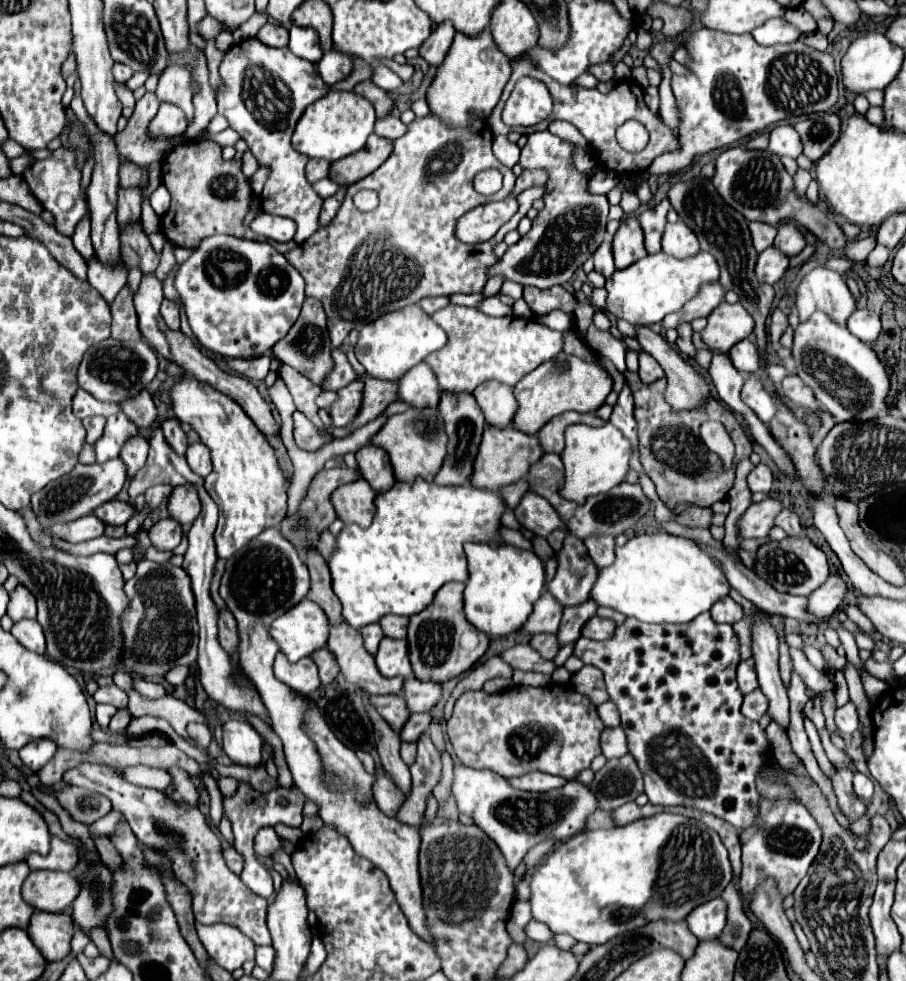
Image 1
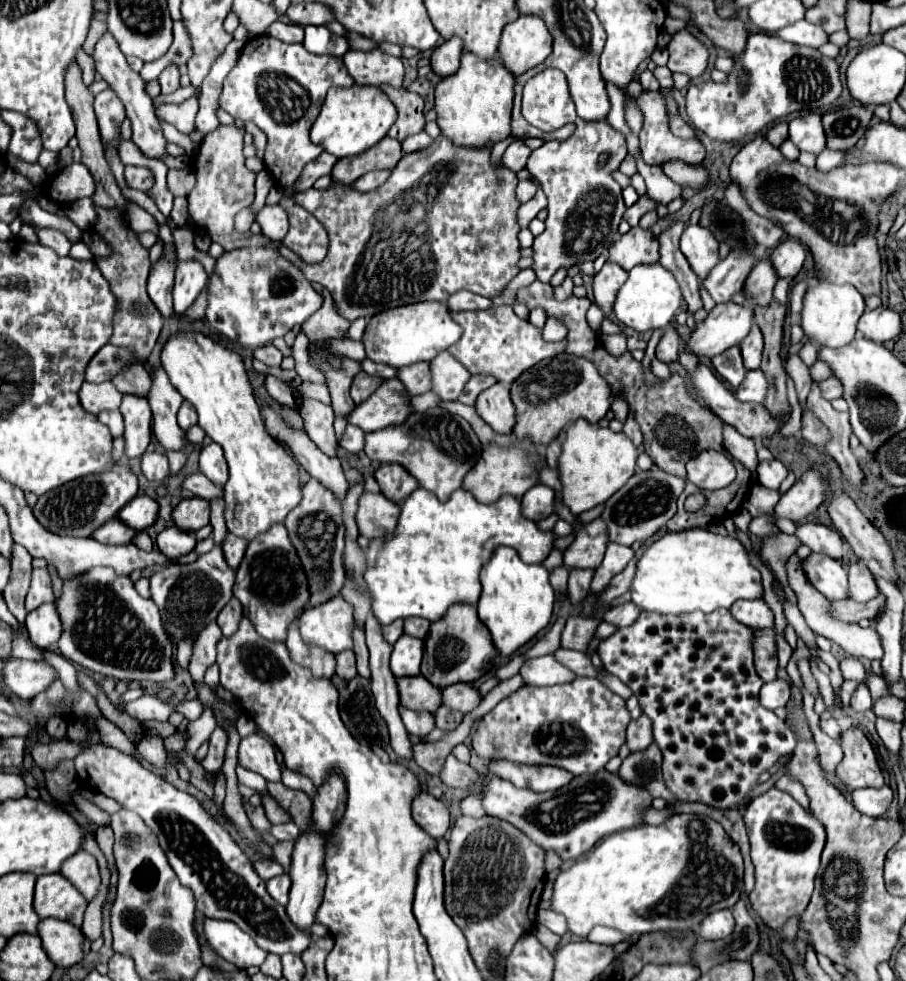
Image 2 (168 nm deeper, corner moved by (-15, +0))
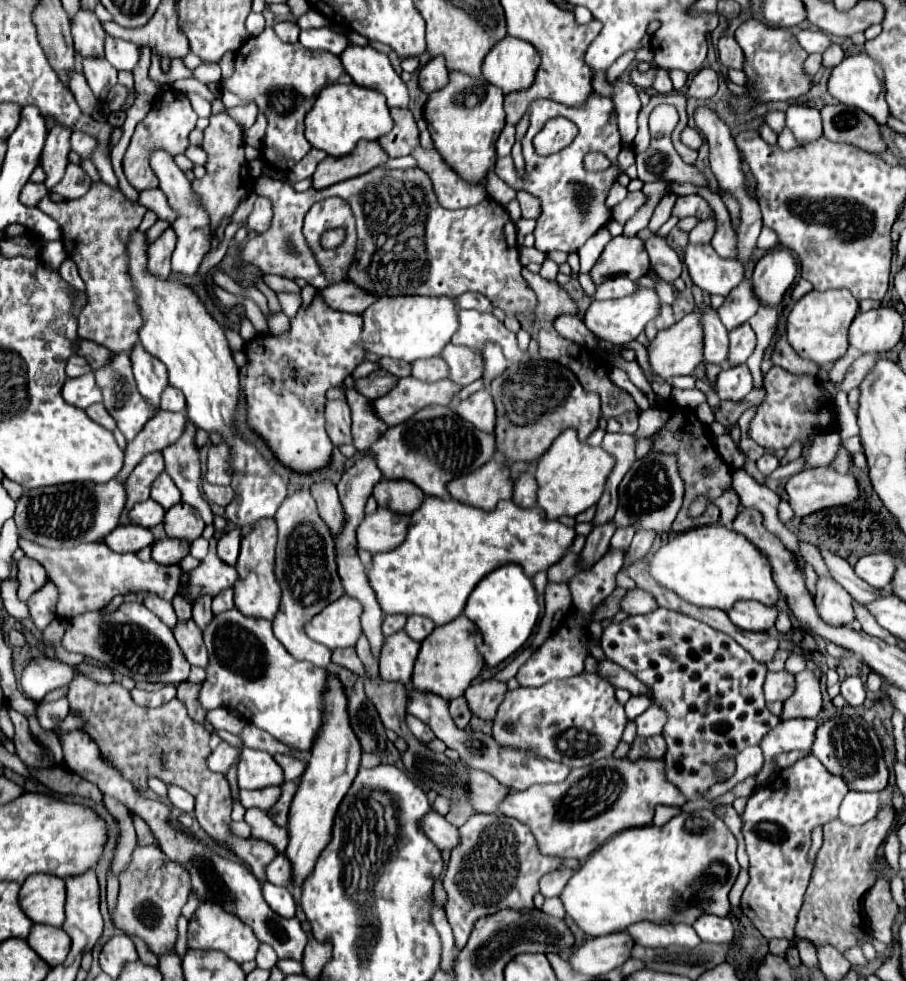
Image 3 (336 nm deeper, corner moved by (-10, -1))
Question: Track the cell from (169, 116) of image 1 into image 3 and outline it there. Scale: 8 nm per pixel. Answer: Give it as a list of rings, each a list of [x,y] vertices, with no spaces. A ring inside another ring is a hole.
[[[164,90],[154,98],[154,104],[150,112],[146,114],[146,118],[138,122],[124,156],[124,174],[138,192],[148,190],[148,188],[158,188],[158,178],[150,168],[150,154],[154,150],[166,150],[168,154],[184,154],[188,148],[188,134],[194,130],[196,120],[198,116],[192,110],[190,100],[186,98],[184,92]]]

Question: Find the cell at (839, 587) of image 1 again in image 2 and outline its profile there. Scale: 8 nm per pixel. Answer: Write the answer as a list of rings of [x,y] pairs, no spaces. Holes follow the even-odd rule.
[[[855,563],[849,567],[849,599],[853,601],[871,601],[877,597],[875,581],[871,571],[863,563]]]

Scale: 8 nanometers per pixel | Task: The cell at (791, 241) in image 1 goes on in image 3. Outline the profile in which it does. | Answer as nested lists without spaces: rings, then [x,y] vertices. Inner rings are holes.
[[[774,248],[764,254],[750,278],[752,290],[760,306],[778,306],[784,292],[792,286],[796,278],[796,260],[786,248]]]

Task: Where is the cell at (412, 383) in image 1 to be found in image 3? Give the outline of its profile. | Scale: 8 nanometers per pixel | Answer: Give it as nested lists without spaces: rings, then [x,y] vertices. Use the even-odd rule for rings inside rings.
[[[448,344],[442,352],[442,358],[450,366],[450,380],[460,386],[468,386],[474,380],[482,378],[484,372],[484,356],[478,350],[468,346]]]

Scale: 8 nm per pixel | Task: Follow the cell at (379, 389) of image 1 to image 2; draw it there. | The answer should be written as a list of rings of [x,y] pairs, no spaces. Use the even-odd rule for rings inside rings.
[[[429,363],[423,365],[411,365],[407,369],[397,369],[397,379],[403,383],[409,397],[423,395],[429,391],[431,385],[431,371]]]

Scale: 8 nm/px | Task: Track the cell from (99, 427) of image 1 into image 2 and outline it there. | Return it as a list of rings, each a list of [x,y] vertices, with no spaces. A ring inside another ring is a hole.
[[[103,411],[99,415],[99,421],[105,423],[111,429],[113,437],[121,437],[123,435],[123,417],[119,411]]]

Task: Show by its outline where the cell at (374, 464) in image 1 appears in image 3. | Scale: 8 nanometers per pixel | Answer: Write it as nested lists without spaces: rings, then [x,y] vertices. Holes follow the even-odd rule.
[[[382,478],[374,486],[374,498],[380,508],[386,508],[398,514],[412,514],[422,504],[424,492],[408,480]]]

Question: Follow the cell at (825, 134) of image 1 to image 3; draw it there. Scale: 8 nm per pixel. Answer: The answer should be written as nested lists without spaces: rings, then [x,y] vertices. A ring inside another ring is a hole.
[[[828,104],[822,110],[824,136],[832,142],[848,142],[866,152],[886,152],[880,126],[866,112],[846,104]]]

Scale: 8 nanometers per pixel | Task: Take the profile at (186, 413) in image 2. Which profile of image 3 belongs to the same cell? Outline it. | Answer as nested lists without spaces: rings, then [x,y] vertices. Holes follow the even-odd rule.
[[[166,386],[164,392],[162,392],[162,402],[160,402],[160,408],[162,410],[172,410],[172,412],[182,412],[184,410],[184,398],[182,398],[182,392],[174,386]]]

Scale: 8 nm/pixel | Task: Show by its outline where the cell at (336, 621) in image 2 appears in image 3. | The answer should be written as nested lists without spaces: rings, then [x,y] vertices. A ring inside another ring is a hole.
[[[342,596],[306,624],[306,634],[330,650],[354,646],[362,636],[360,616],[362,604],[350,596]]]

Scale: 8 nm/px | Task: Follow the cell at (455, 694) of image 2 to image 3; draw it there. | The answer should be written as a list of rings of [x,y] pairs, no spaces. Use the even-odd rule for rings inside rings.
[[[490,678],[484,682],[472,684],[466,690],[466,698],[470,702],[470,710],[474,712],[474,716],[478,716],[482,720],[492,720],[496,716],[498,706],[502,704],[506,692],[508,692],[508,688],[504,682]]]

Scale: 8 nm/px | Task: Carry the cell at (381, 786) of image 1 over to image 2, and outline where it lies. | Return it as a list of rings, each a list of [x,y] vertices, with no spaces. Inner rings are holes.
[[[417,793],[411,801],[413,819],[421,825],[425,833],[431,837],[443,837],[449,829],[449,811],[447,807],[429,793]]]

